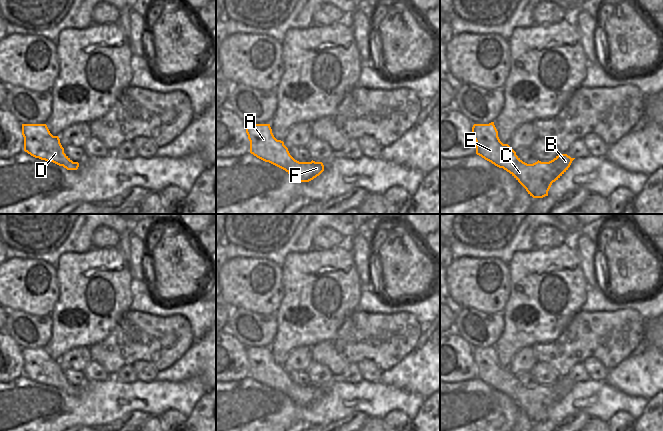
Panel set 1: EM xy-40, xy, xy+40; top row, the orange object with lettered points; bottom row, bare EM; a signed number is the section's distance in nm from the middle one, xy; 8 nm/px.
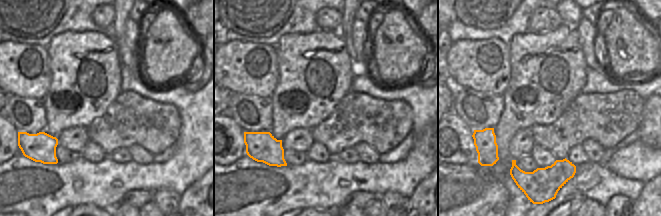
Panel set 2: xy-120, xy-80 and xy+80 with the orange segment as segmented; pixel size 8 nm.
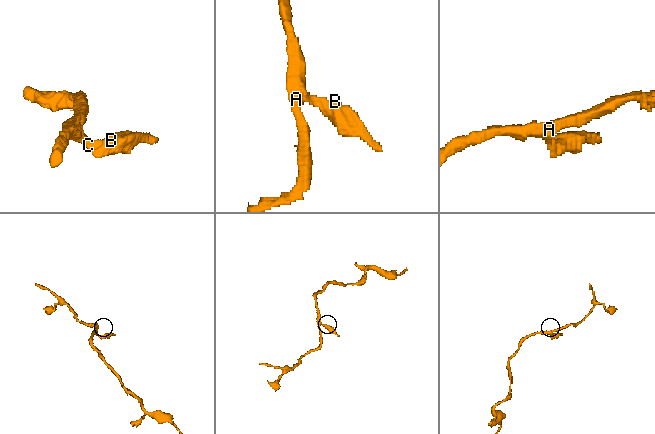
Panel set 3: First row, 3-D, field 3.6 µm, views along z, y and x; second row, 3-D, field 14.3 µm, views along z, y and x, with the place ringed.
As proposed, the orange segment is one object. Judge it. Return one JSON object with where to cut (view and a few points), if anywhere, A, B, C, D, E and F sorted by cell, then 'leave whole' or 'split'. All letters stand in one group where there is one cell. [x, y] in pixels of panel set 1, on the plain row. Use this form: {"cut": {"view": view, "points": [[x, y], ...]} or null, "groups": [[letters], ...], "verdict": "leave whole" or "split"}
{"cut": null, "groups": [["A", "B", "C", "D", "E", "F"]], "verdict": "leave whole"}

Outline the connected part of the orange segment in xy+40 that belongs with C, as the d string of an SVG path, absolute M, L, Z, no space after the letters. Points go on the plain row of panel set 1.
M494 346L474 348L472 357L476 365L476 378L509 396L533 422L548 420L552 407L568 394L575 383L559 378L549 386L538 384L527 388L508 368L500 365Z

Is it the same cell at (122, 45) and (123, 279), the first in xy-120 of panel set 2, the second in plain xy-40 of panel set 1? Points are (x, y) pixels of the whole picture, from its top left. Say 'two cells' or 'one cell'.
two cells

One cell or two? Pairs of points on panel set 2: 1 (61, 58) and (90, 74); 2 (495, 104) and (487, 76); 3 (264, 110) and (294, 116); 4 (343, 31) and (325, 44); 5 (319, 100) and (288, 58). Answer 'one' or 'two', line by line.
1: one
2: two
3: two
4: two
5: one

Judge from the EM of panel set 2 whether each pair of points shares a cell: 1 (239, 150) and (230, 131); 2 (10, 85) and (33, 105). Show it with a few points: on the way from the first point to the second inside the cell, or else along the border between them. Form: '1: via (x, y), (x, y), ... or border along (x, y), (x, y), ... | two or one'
1: via (234, 145), (233, 136) | one
2: border along (10, 95), (43, 98) | two

